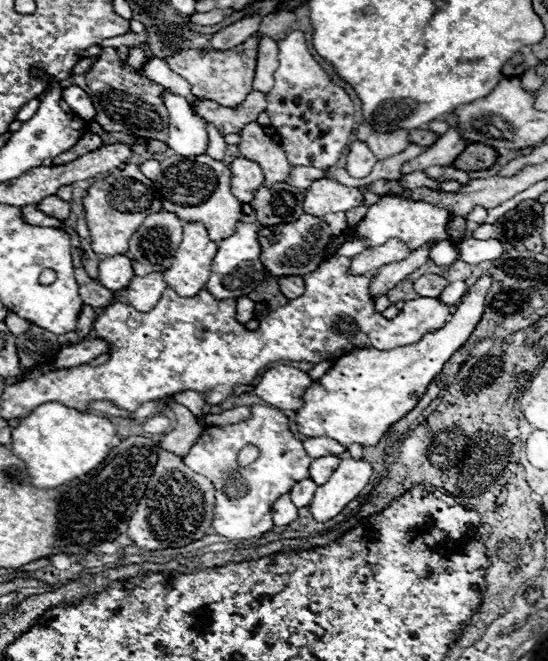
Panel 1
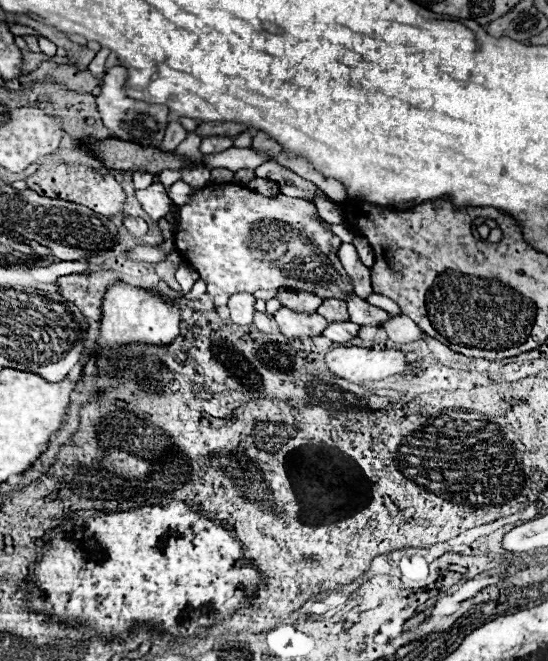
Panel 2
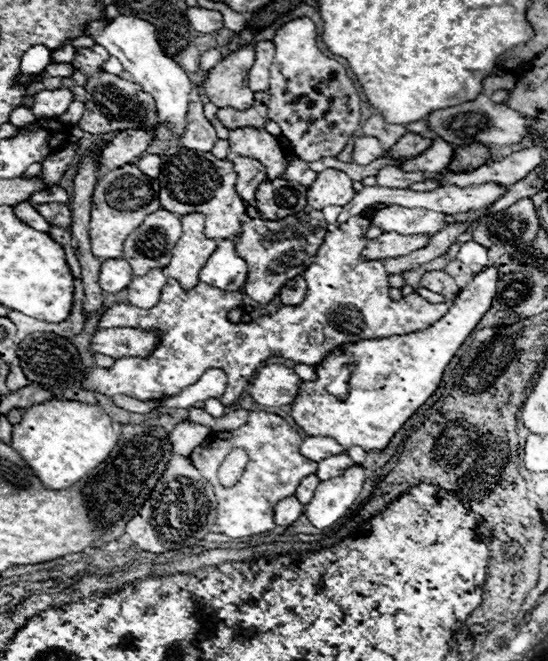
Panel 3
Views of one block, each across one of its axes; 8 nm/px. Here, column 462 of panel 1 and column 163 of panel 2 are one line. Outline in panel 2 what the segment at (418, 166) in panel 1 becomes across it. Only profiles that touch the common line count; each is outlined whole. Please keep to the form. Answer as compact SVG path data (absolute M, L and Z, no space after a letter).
M174 118L170 124L168 124L168 128L166 128L166 136L164 136L164 140L162 140L162 144L158 146L160 150L164 150L164 152L173 152L176 147L187 137L188 131L186 131L180 122L178 122L178 118Z

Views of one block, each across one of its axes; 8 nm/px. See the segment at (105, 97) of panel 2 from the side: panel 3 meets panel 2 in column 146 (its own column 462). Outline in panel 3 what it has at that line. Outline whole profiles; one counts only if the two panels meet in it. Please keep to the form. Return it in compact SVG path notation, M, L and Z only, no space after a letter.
M508 74L508 76L488 76L488 80L484 80L484 92L468 102L468 104L458 104L452 108L442 108L432 112L432 116L426 118L426 124L430 126L432 132L436 132L440 138L448 140L452 146L468 146L474 142L480 144L518 144L522 142L522 138L526 138L530 134L530 126L526 124L524 114L512 110L506 104L496 104L490 100L490 96L496 90L512 90L516 84L516 76Z

